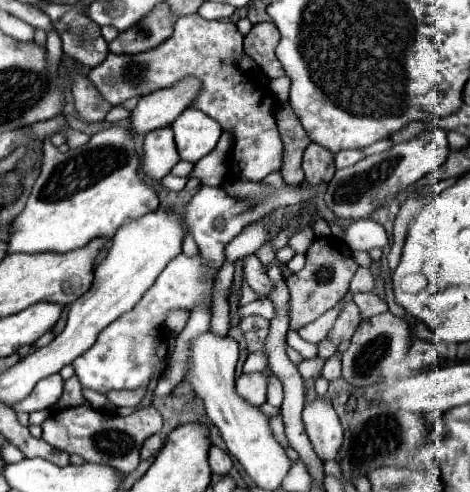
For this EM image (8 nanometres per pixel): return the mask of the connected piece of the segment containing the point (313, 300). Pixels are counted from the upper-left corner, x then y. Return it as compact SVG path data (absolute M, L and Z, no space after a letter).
M316 238L306 252L306 266L288 276L288 290L290 290L290 328L300 330L302 326L320 318L328 308L334 308L342 296L348 292L348 284L358 270L350 248L340 238Z

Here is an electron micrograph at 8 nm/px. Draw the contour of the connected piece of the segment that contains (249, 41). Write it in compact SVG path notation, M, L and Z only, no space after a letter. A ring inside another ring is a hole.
M272 22L256 24L250 34L244 38L244 52L262 68L262 72L274 80L284 76L282 64L278 64L278 58L274 54L274 48L278 46L280 32Z

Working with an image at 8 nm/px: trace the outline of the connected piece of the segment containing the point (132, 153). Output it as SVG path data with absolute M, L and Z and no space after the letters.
M110 126L100 130L86 146L66 154L46 138L42 172L28 196L26 208L14 218L8 252L70 252L94 238L112 238L128 218L154 212L160 204L154 186L146 184L138 172L140 156L128 128Z

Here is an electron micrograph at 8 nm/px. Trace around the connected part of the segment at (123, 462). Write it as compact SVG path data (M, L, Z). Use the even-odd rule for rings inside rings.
M76 406L52 412L42 424L42 438L56 450L78 454L88 462L108 464L128 474L136 470L136 466L140 464L142 442L148 436L160 432L160 428L162 428L162 416L154 406L132 412L130 416L118 416L116 412L98 412L94 408Z

